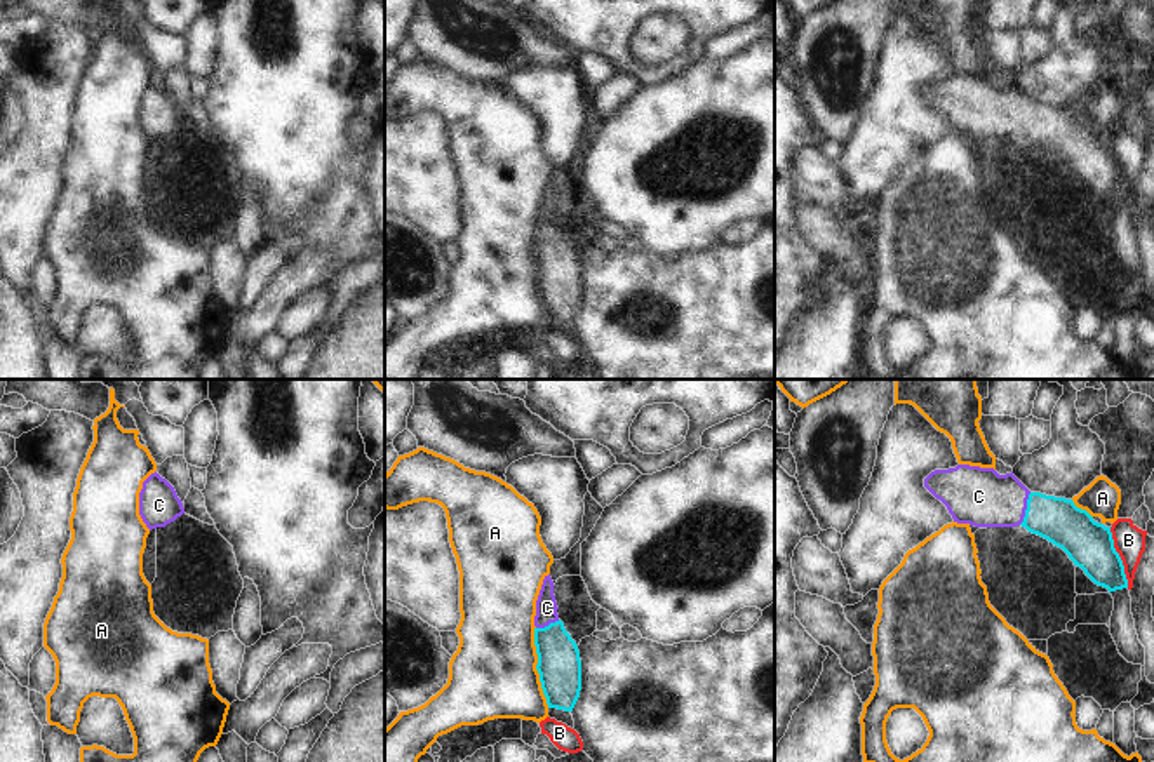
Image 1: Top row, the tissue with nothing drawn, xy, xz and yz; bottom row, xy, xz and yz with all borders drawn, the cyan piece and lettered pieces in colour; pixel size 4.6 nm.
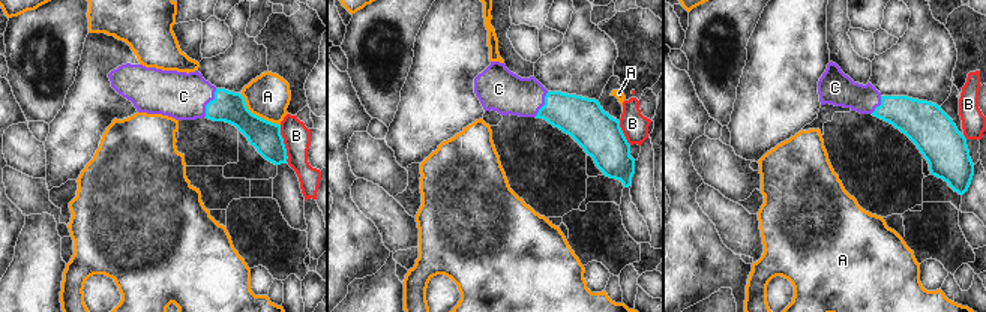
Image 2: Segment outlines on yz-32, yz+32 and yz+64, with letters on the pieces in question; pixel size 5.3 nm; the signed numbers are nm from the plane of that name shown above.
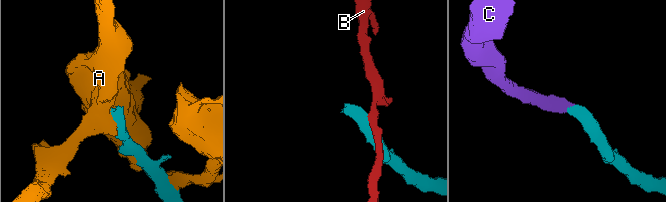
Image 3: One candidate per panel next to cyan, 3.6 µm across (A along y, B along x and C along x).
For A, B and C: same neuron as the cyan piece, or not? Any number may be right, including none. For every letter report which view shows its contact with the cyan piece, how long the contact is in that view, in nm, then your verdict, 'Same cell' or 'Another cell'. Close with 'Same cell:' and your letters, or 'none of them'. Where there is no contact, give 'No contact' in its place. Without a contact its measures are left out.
A: Touches cyan in xz. Shared border 380 nm. Another cell
B: Touches cyan in yz. Shared border 300 nm. Another cell
C: Touches cyan in yz. Shared border 160 nm. Same cell
Same cell: C.

